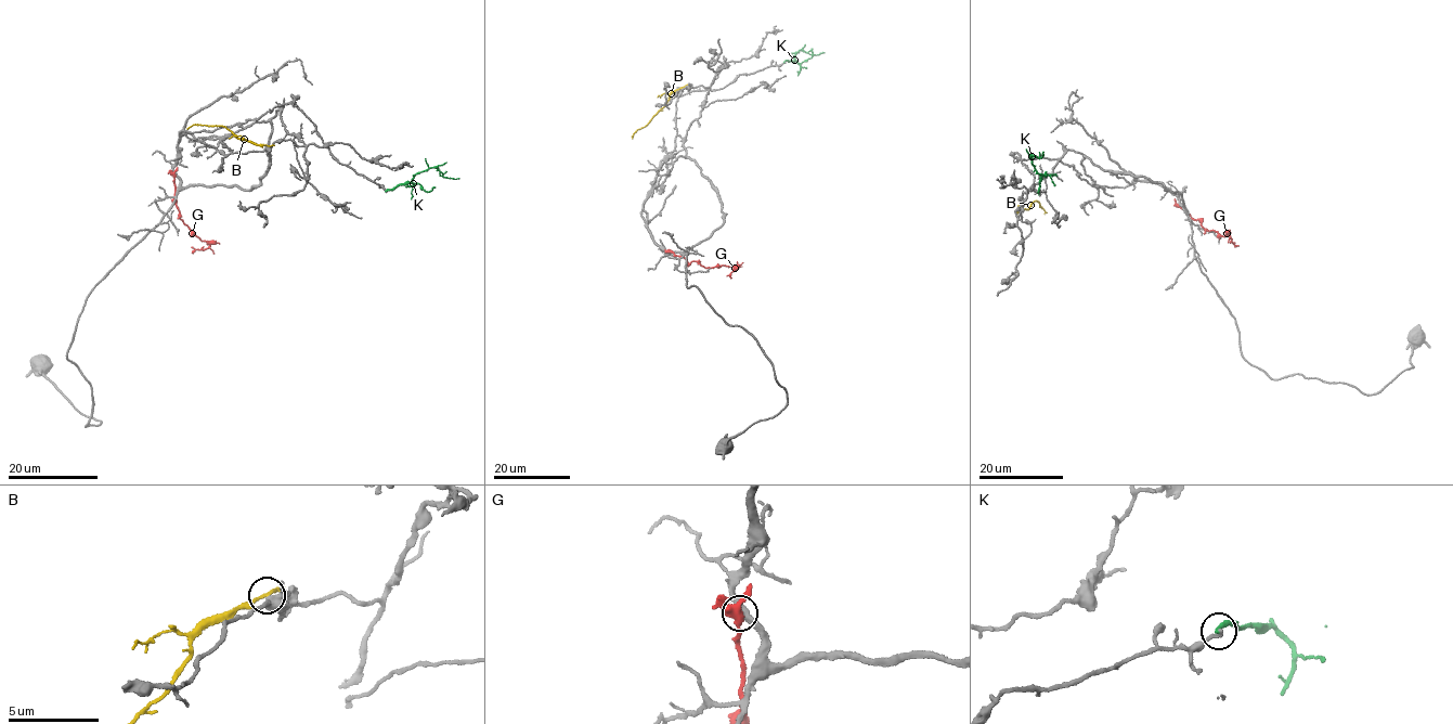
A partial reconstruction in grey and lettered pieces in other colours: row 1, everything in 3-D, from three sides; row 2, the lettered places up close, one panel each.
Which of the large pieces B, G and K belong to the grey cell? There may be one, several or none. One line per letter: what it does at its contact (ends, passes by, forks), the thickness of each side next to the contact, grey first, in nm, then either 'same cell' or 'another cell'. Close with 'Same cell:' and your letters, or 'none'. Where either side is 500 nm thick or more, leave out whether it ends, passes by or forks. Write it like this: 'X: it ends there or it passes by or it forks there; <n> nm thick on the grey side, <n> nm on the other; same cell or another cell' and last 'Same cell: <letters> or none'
B: it passes by; 340 nm thick on the grey side, 150 nm on the other; another cell
G: it forks there; 360 nm thick on the grey side, 380 nm on the other; another cell
K: it ends there; 190 nm thick on the grey side, 280 nm on the other; another cell
Same cell: none

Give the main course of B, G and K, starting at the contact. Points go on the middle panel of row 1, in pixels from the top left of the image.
B: (686, 86), (671, 93), (667, 103), (632, 138)
G: (671, 251), (689, 263), (695, 261), (709, 268), (734, 267), (737, 269), (731, 273), (731, 278)
K: (783, 62), (793, 62), (793, 55), (801, 50), (816, 55), (824, 52)

